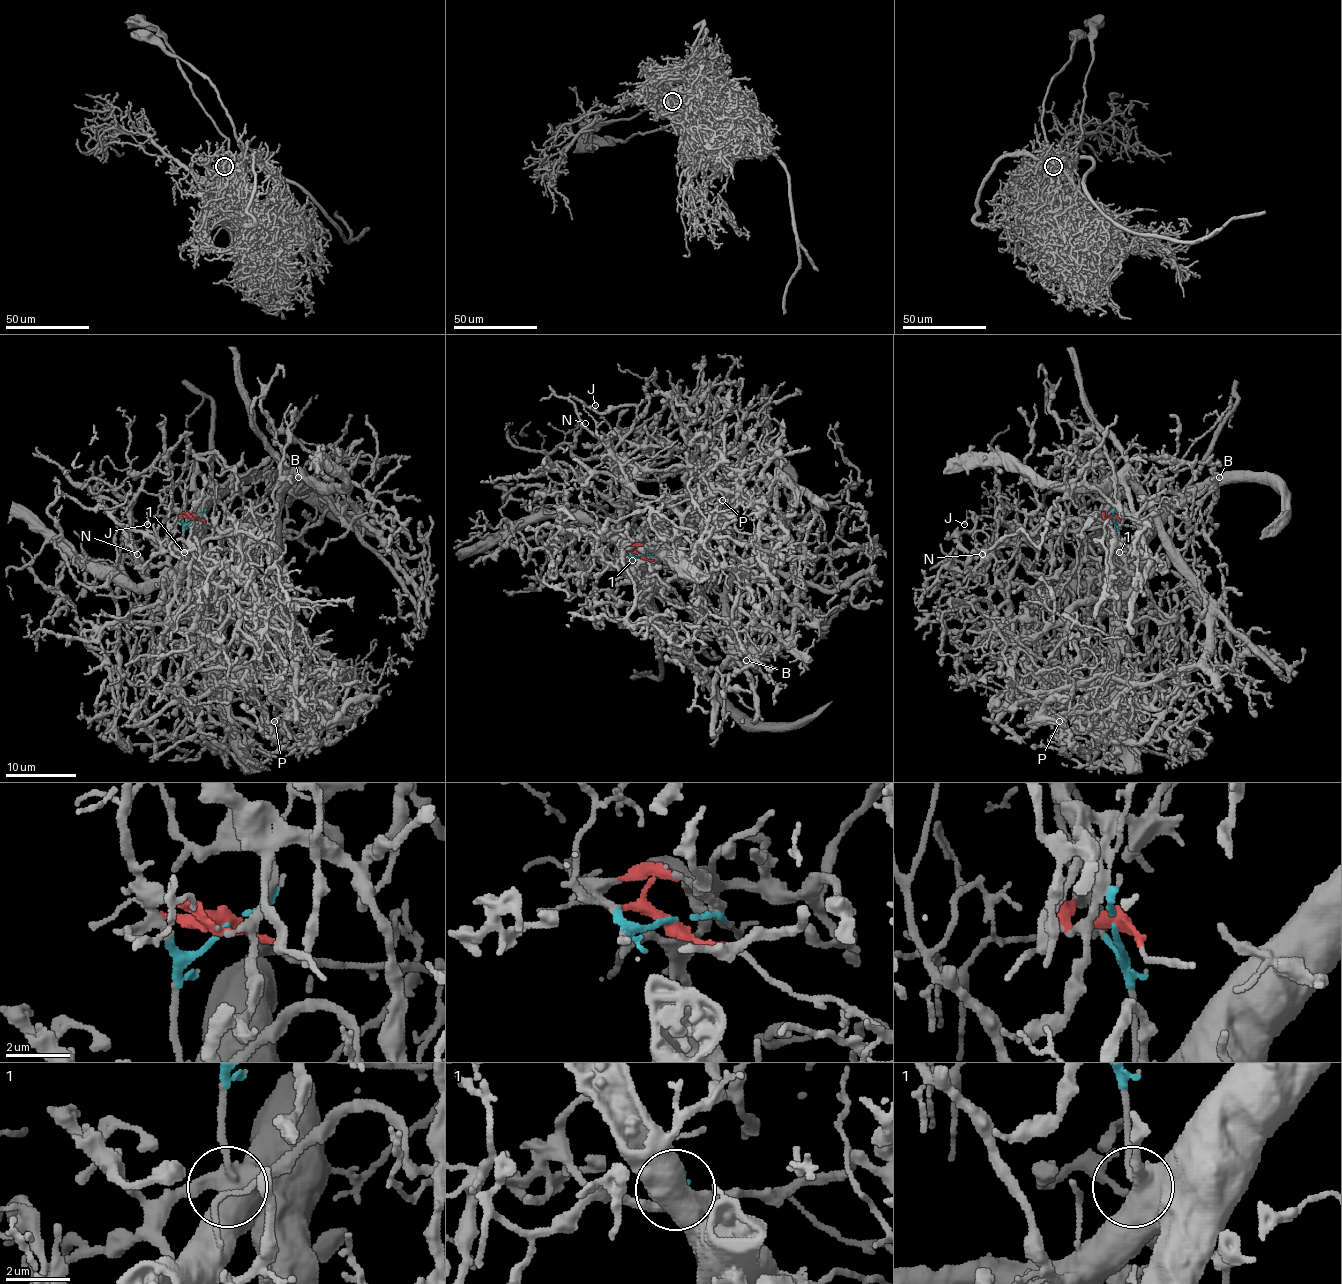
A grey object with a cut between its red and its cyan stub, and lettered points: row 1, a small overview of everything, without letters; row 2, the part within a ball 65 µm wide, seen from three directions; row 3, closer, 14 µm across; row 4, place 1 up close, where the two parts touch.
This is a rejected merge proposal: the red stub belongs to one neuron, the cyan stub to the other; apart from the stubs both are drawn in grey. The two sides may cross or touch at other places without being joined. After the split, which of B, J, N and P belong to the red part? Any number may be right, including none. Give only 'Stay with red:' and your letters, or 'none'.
Stay with red: B, P

